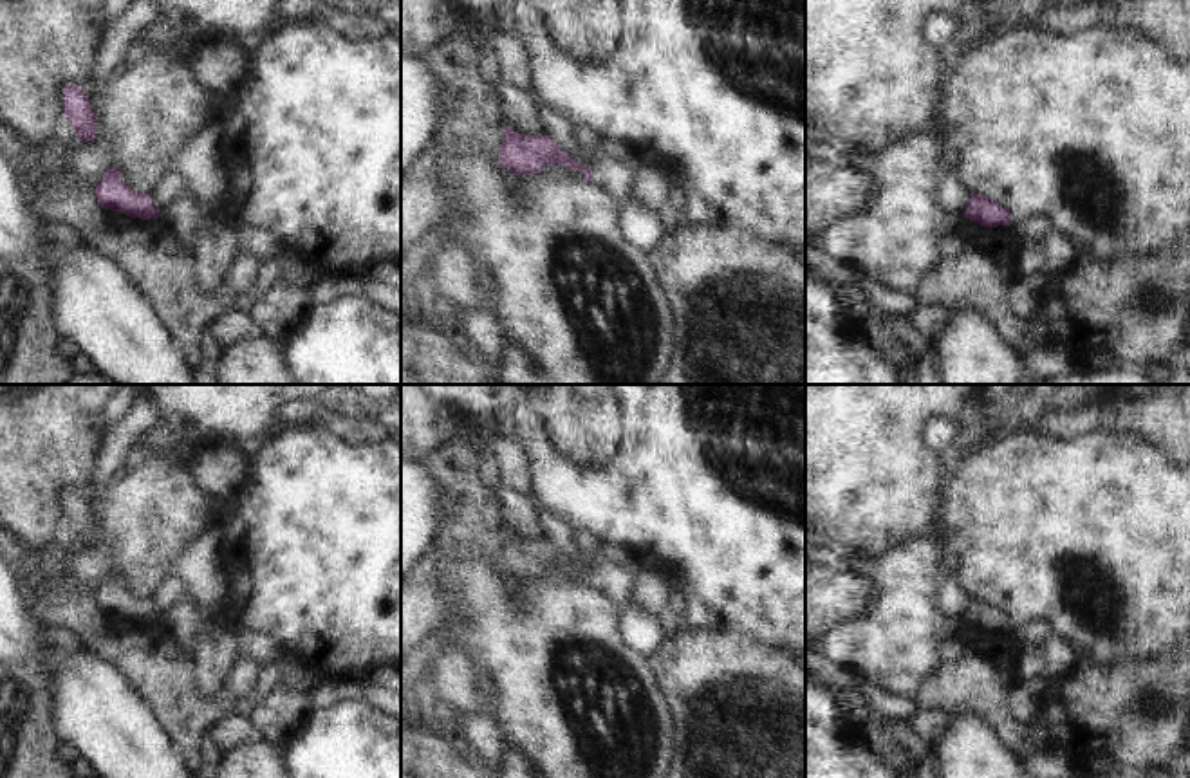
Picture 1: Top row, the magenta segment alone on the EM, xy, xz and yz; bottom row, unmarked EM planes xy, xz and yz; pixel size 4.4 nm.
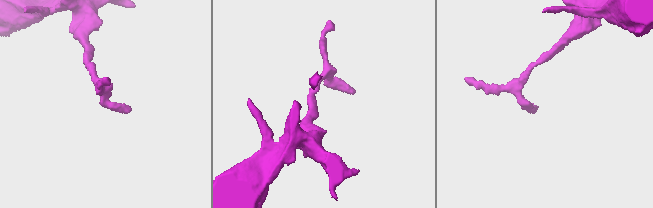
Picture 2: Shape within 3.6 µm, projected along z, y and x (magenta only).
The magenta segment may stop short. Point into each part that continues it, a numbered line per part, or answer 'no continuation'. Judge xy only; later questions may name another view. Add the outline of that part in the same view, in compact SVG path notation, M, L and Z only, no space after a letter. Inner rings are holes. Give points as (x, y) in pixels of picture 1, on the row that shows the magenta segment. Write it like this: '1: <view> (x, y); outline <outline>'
no continuation

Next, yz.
no continuation

